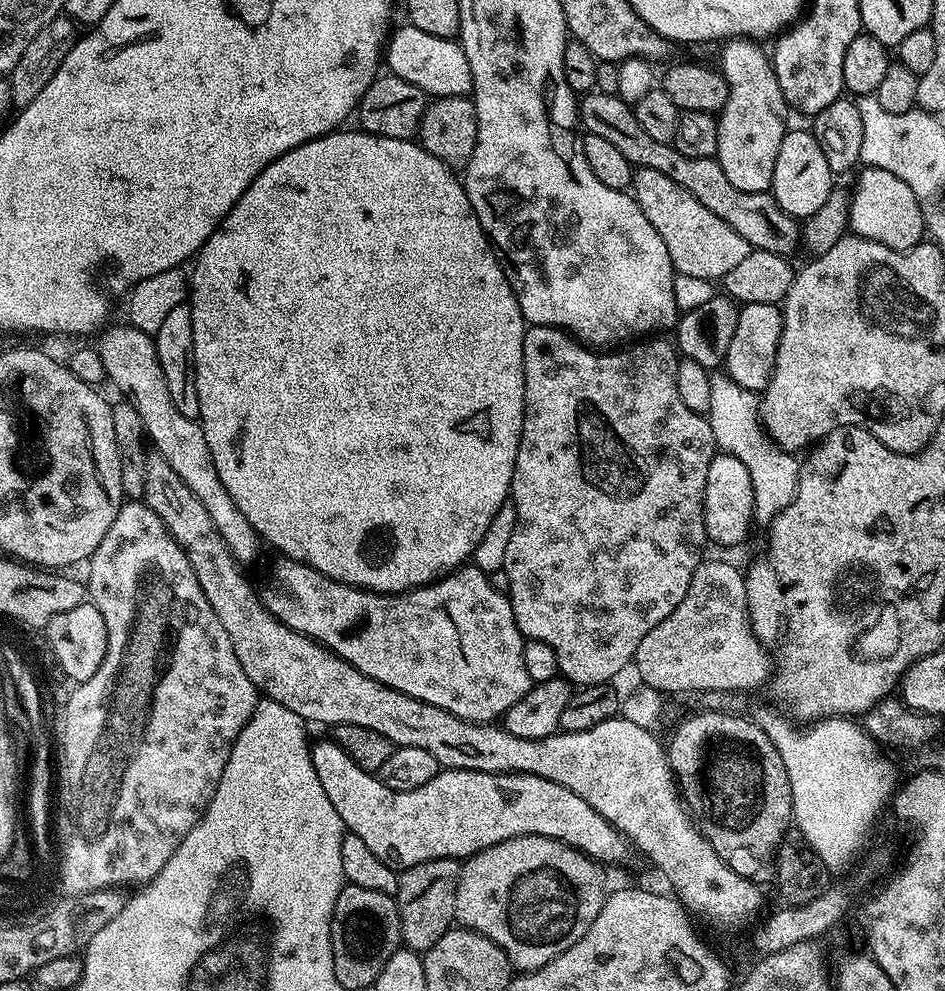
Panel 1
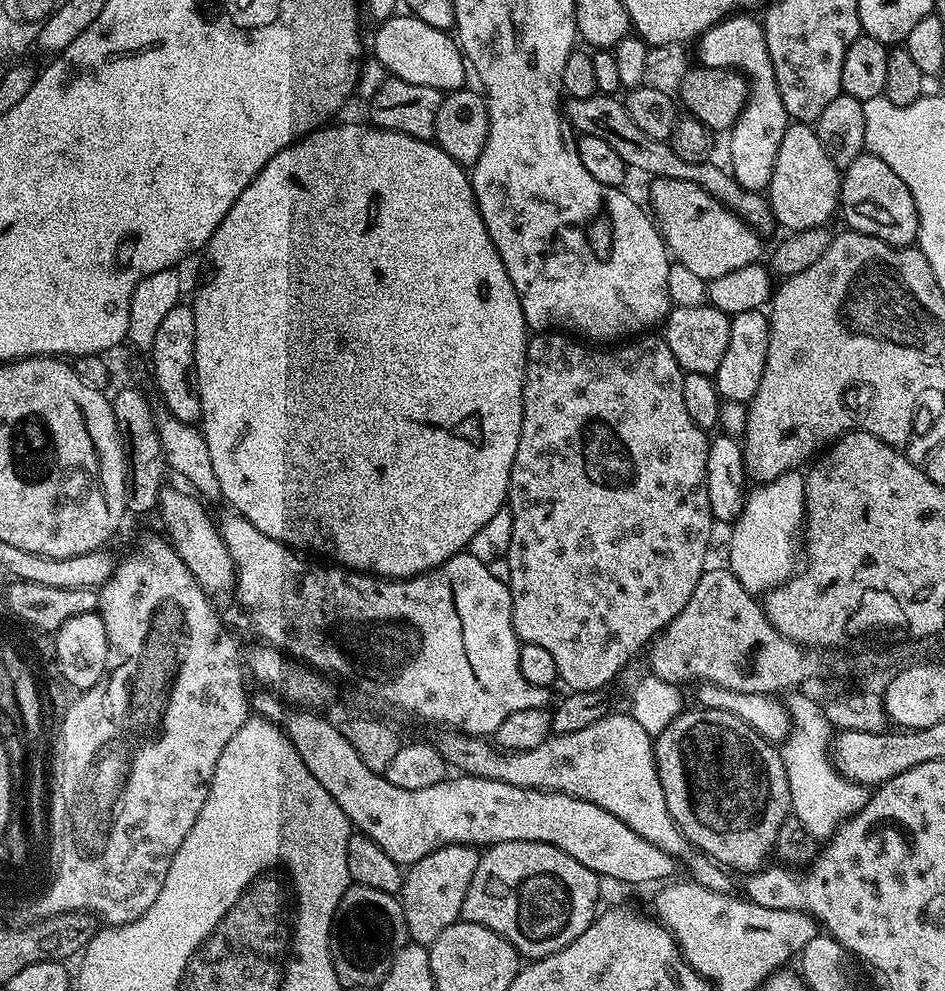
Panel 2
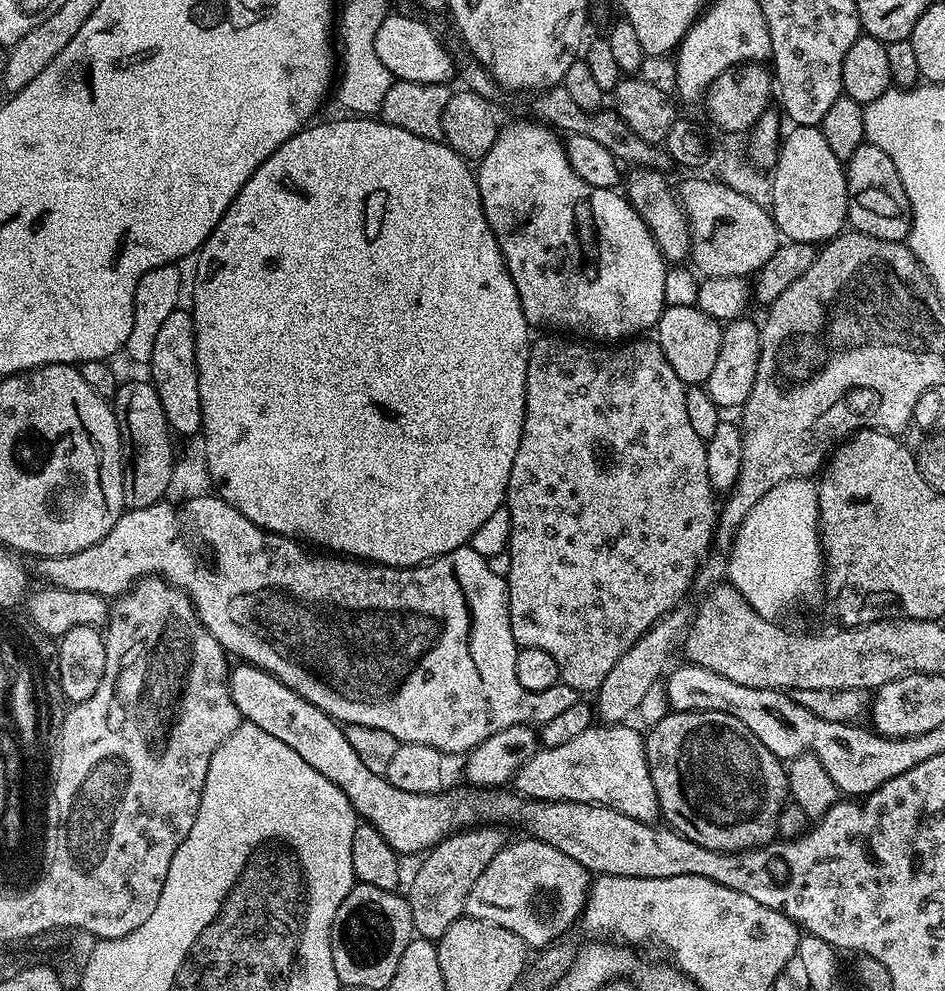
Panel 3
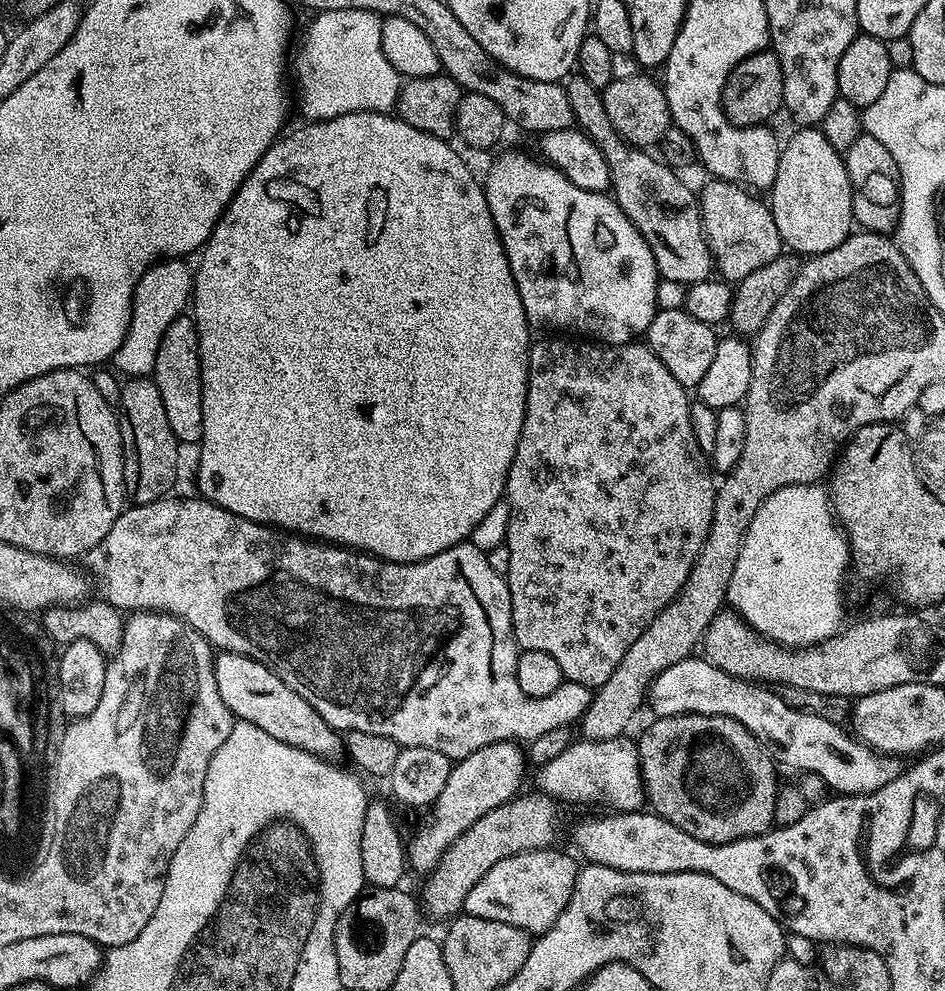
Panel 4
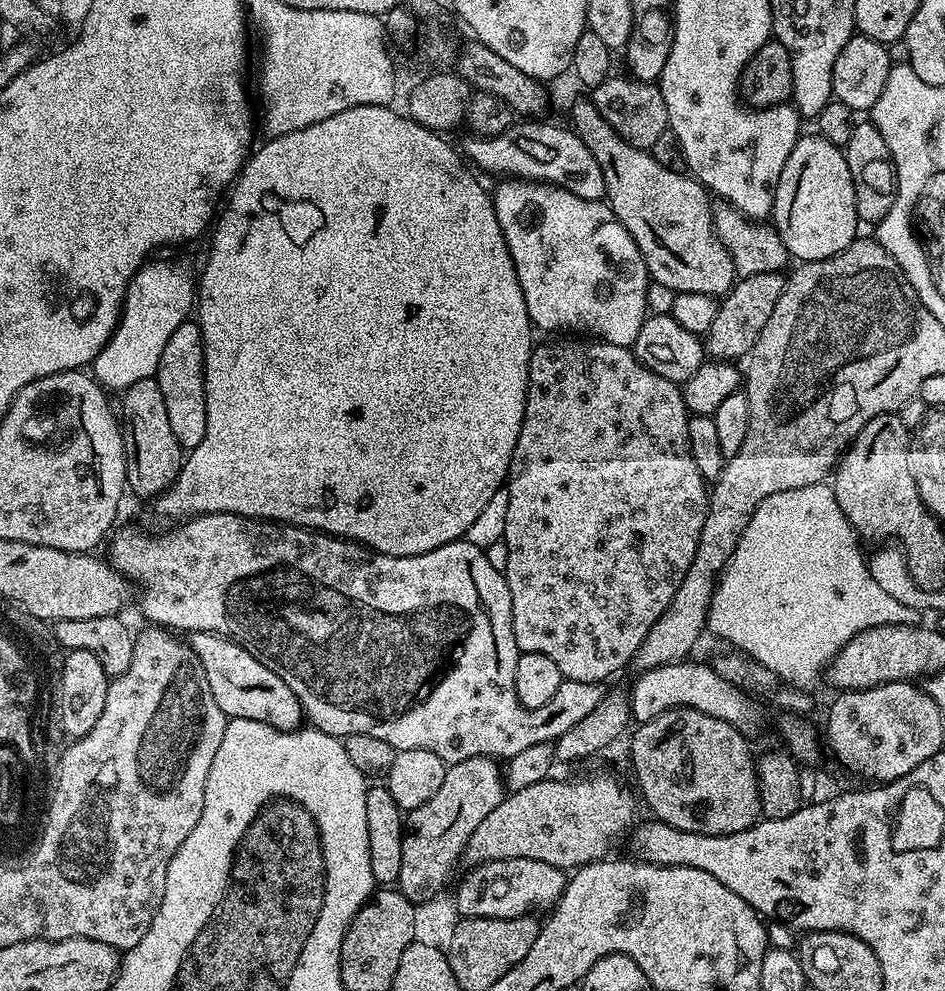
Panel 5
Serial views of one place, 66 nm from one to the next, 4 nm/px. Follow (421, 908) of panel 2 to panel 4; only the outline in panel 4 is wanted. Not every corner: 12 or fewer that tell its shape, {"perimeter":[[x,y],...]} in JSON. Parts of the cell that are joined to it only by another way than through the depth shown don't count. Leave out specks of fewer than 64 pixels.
{"perimeter":[[517,795],[458,834],[418,892],[434,919],[463,909],[478,878],[551,848],[557,801]]}

